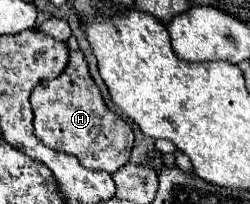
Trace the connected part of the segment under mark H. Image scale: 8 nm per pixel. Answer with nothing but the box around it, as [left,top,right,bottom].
[30,51,134,171]

